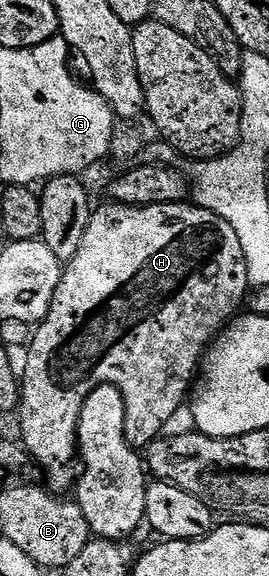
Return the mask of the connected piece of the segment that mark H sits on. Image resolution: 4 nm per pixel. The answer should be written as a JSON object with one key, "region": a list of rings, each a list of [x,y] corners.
{"region":[[[107,203],[108,205],[97,204],[92,210],[92,218],[90,223],[86,227],[86,235],[82,235],[82,244],[78,247],[78,255],[74,255],[74,259],[70,259],[63,266],[60,282],[58,283],[58,291],[54,291],[54,303],[50,303],[50,312],[44,316],[44,320],[39,322],[35,326],[34,332],[30,337],[30,344],[27,346],[26,353],[28,358],[24,361],[24,373],[22,369],[22,380],[20,381],[20,404],[18,406],[18,418],[20,417],[20,437],[23,448],[27,450],[29,454],[32,453],[40,460],[40,465],[44,468],[44,473],[48,476],[48,482],[46,482],[47,488],[51,492],[57,495],[64,495],[73,488],[74,482],[78,477],[78,469],[72,464],[77,464],[78,461],[78,442],[76,440],[76,432],[78,431],[78,423],[80,422],[80,412],[82,407],[86,403],[86,399],[91,393],[97,392],[101,387],[111,387],[115,392],[121,393],[124,396],[124,406],[128,408],[128,414],[124,420],[124,434],[126,439],[132,445],[132,448],[140,451],[145,447],[152,444],[163,434],[166,423],[170,420],[170,415],[173,415],[174,411],[178,410],[178,407],[182,407],[186,404],[190,397],[190,390],[193,388],[194,382],[198,376],[198,370],[202,364],[202,358],[209,345],[216,340],[218,334],[241,312],[242,306],[245,304],[246,298],[250,292],[250,286],[248,283],[248,272],[246,271],[246,255],[242,255],[242,243],[238,240],[238,235],[234,231],[234,227],[230,227],[230,223],[226,223],[226,219],[222,219],[218,215],[214,215],[214,211],[206,211],[200,208],[195,203],[181,203],[178,205],[117,205],[115,203]]]}

